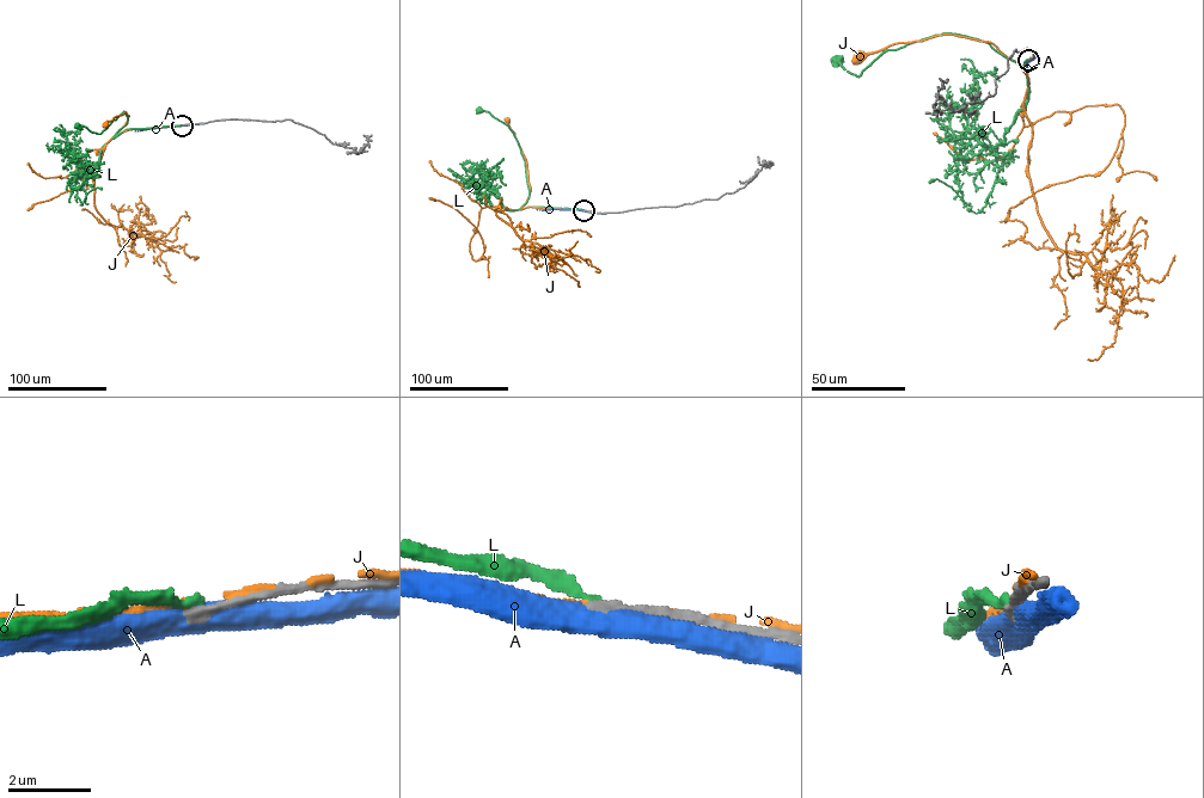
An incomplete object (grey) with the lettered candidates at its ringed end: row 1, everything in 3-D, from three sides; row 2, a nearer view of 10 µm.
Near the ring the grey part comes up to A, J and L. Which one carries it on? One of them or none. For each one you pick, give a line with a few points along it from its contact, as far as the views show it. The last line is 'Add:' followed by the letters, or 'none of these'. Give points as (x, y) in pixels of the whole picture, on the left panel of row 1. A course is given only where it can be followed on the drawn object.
Add: none of these

